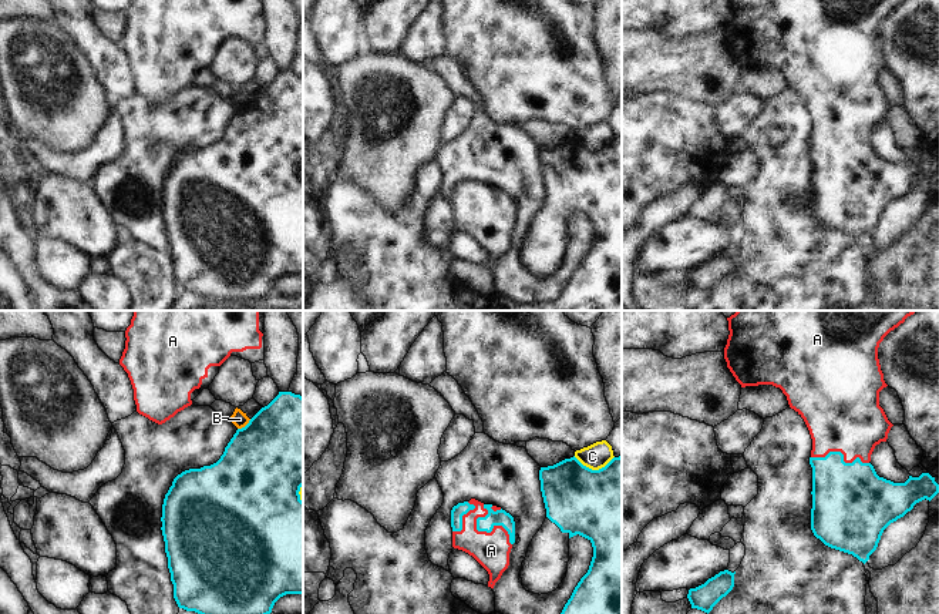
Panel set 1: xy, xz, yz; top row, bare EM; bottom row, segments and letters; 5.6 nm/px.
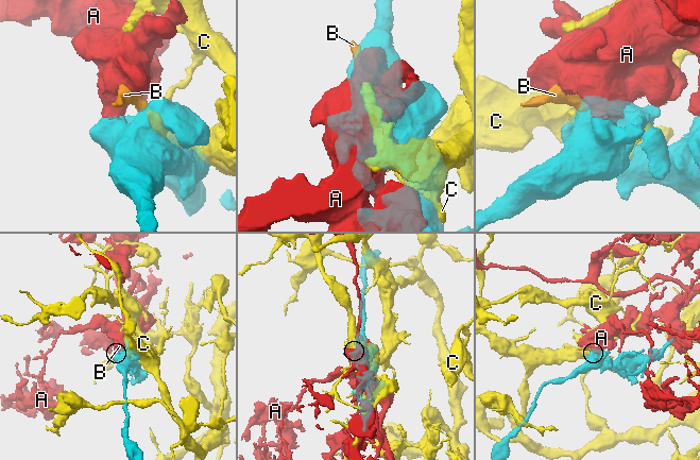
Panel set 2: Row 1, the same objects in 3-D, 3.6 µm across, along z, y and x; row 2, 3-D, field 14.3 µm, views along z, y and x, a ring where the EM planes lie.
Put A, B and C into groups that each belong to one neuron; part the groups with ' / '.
A / B / C

